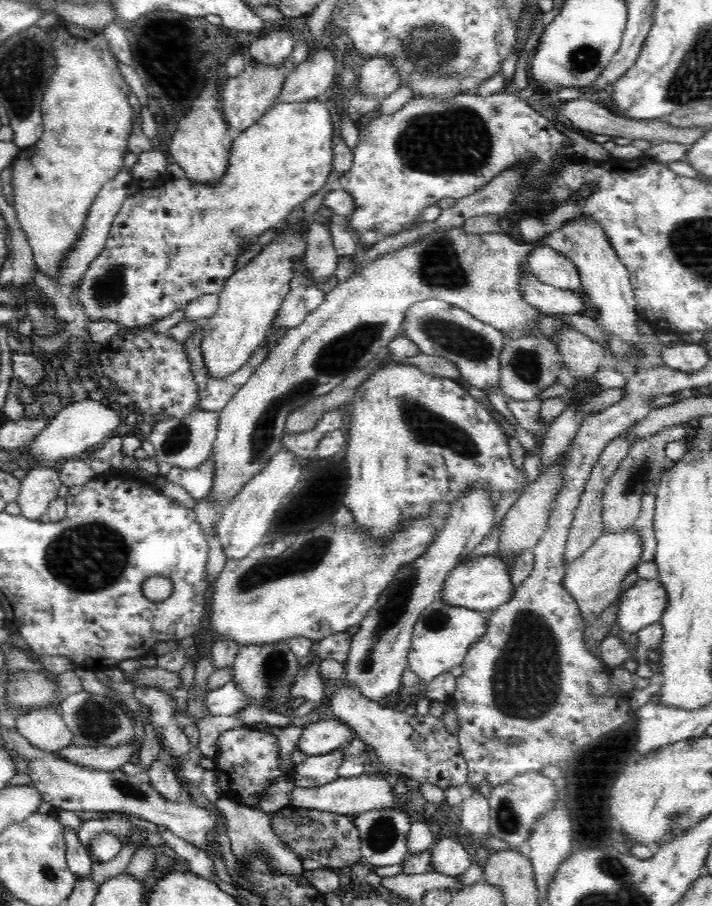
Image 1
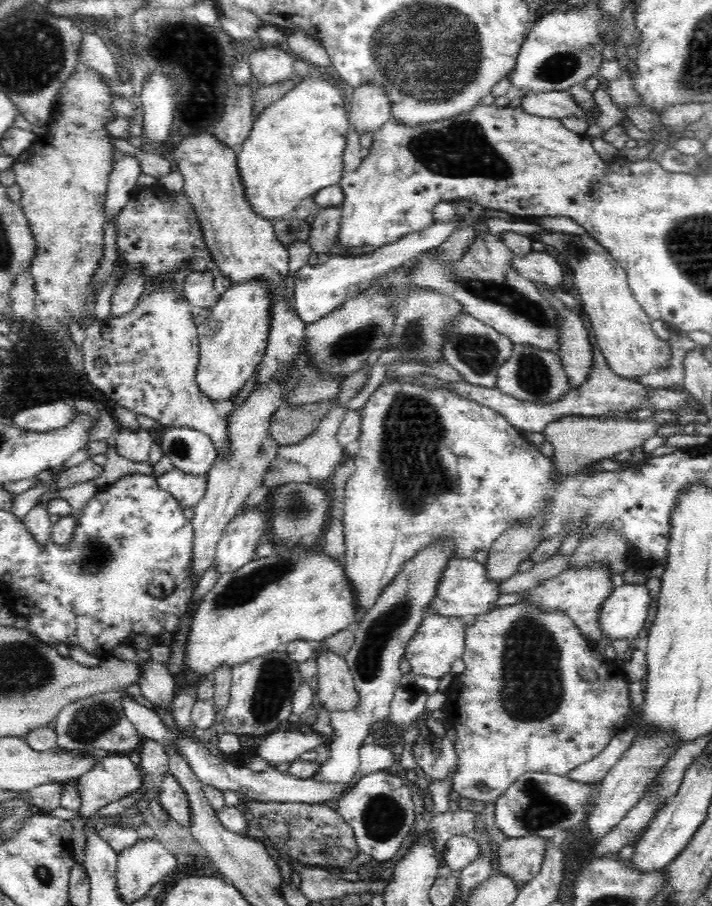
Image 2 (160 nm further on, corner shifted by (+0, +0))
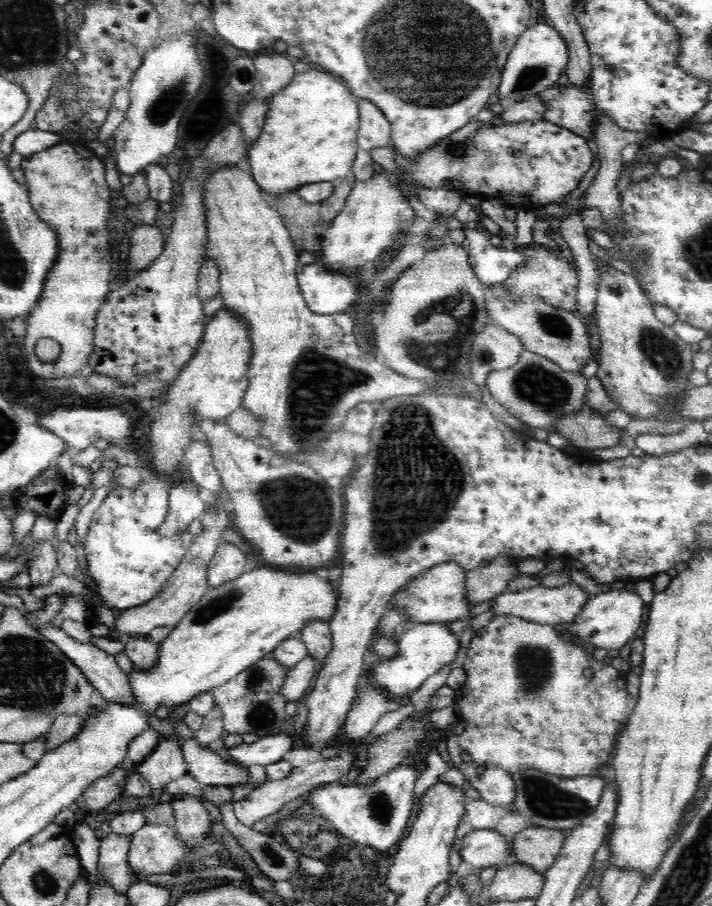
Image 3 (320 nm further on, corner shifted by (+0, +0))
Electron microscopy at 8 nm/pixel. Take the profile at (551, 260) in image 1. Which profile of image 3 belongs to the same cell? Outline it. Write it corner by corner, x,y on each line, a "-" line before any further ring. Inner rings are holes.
477,220
479,227
465,229
471,268
482,285
506,282
512,271
528,262
524,253
516,251
513,245
500,244
487,232
486,225

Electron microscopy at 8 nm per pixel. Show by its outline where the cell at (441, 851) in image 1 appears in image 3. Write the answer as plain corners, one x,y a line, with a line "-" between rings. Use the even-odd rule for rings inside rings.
480,829
469,832
462,838
461,858
476,870
496,865
502,868
512,861
508,840
495,829

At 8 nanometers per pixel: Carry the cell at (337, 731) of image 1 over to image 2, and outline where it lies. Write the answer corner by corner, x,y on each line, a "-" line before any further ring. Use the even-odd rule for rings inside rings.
286,728
270,733
260,747
260,759
265,763
280,765
296,761
305,752
316,751
324,744
323,737
317,732
306,734
290,732

